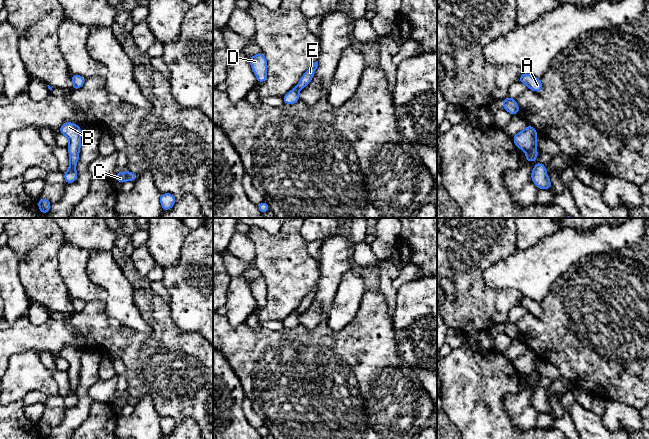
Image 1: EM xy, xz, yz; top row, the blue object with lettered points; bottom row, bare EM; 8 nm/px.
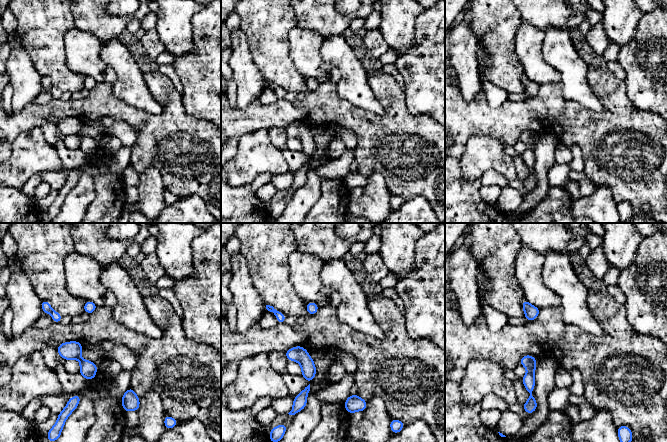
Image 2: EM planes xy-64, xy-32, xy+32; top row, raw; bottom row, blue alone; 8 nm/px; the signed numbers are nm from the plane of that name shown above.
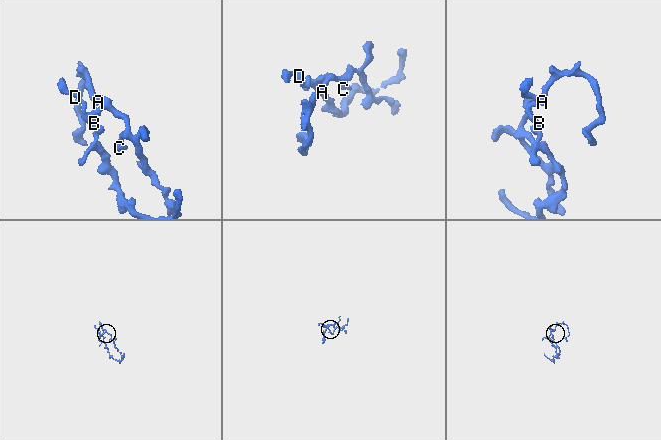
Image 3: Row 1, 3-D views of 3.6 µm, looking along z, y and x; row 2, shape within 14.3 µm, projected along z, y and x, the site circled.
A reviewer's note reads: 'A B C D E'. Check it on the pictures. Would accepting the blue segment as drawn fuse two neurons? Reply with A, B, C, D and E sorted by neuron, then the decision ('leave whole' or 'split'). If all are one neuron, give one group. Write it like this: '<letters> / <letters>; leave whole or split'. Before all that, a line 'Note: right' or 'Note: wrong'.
Note: right
A B C D E; leave whole

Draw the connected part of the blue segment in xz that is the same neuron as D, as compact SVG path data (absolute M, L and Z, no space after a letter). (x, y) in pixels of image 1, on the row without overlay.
M263 277L253 279L249 283L250 289L257 300L258 307L263 307L267 303L267 284Z

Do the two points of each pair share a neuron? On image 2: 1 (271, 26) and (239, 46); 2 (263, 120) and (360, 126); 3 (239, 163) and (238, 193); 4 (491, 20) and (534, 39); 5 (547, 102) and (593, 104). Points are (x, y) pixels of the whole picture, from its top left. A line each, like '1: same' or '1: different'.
1: different
2: same
3: different
4: different
5: different

